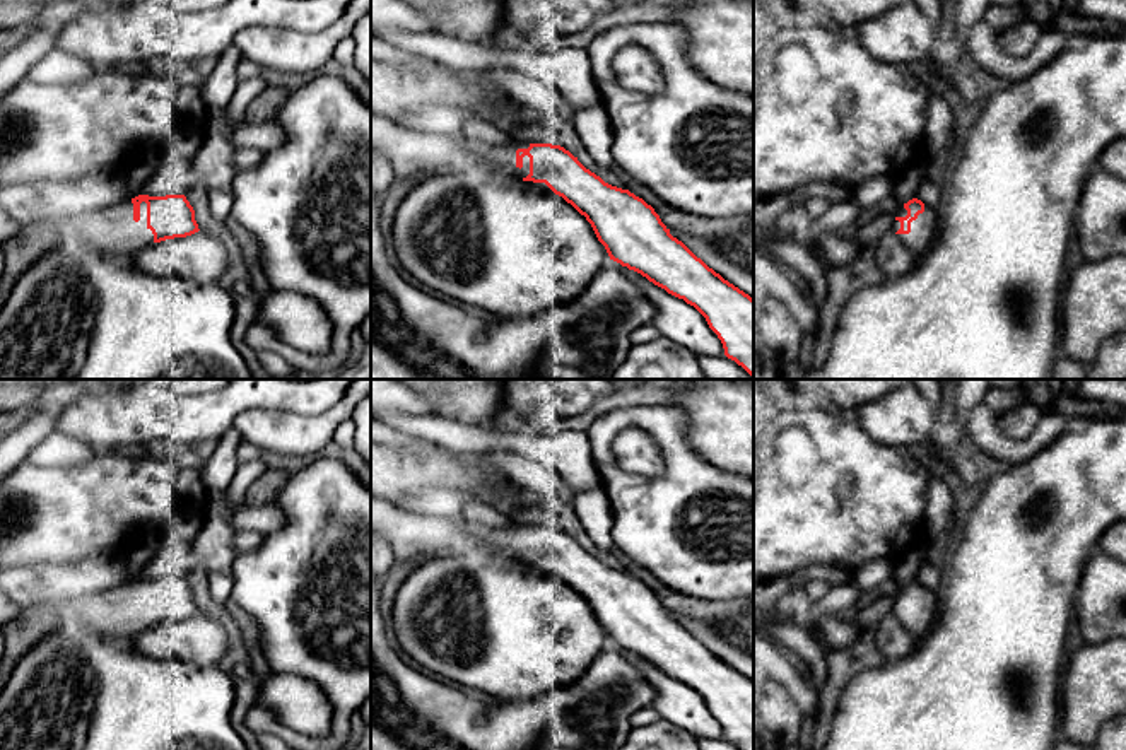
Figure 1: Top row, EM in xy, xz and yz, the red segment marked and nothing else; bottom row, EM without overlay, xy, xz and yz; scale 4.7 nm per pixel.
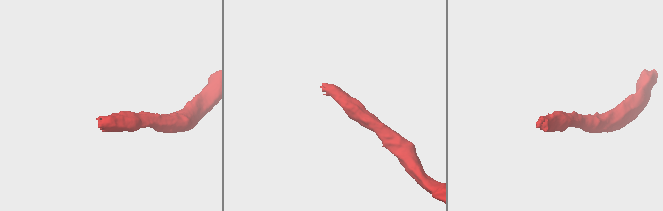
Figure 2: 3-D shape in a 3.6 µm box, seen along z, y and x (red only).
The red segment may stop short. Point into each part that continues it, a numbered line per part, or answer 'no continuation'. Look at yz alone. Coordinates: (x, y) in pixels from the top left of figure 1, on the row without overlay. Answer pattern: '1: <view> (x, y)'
1: yz (923, 610)

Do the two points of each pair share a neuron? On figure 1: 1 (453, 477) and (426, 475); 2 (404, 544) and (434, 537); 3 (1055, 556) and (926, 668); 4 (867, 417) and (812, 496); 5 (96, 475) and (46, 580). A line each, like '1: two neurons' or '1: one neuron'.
1: one neuron
2: one neuron
3: one neuron
4: two neurons
5: two neurons

